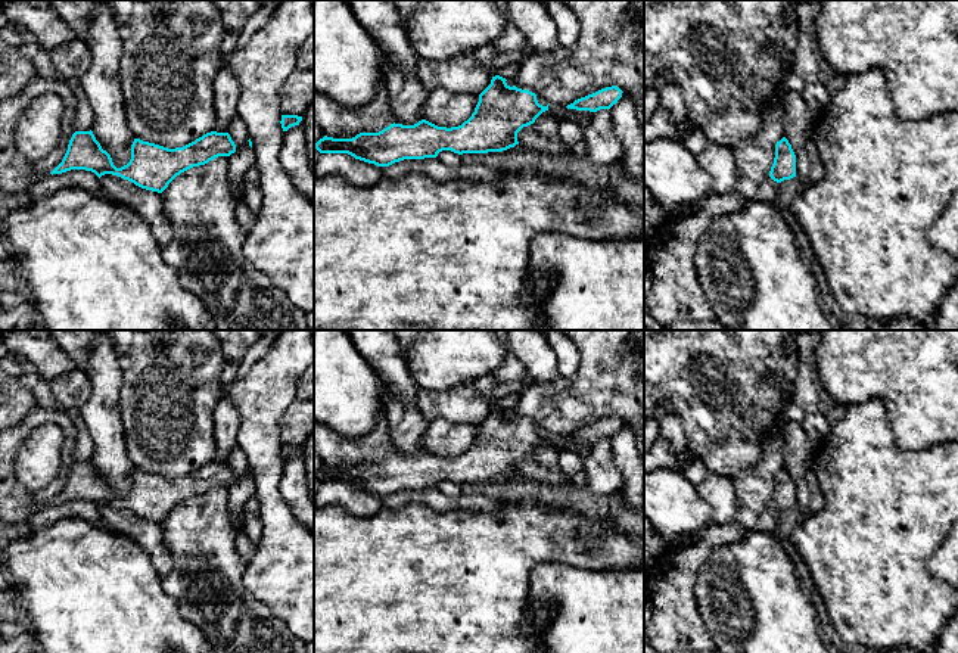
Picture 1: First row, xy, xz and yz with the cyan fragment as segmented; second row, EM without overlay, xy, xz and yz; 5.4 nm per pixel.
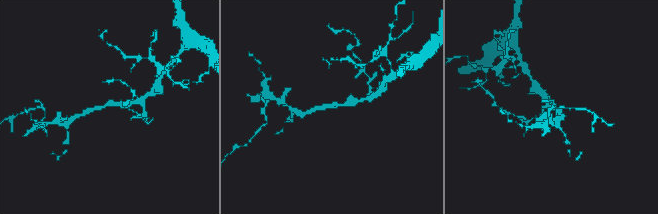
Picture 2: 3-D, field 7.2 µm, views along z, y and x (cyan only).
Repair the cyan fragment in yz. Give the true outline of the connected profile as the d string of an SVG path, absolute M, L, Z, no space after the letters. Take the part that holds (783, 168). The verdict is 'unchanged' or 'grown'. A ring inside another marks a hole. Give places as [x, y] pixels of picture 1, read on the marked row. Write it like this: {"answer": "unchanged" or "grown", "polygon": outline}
{"answer": "unchanged", "polygon": "M786 137L775 144L775 158L769 177L777 183L796 177L796 155Z"}

